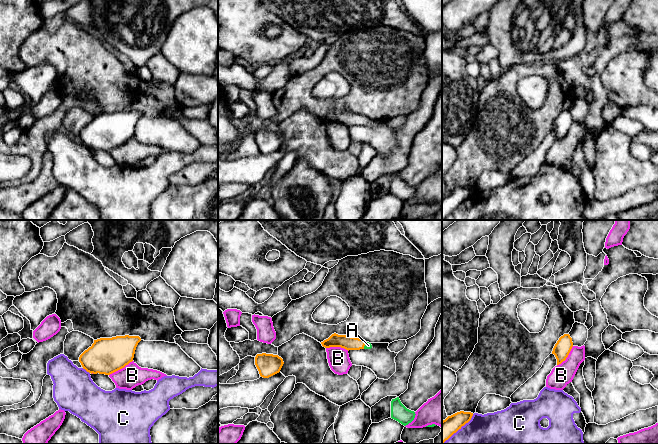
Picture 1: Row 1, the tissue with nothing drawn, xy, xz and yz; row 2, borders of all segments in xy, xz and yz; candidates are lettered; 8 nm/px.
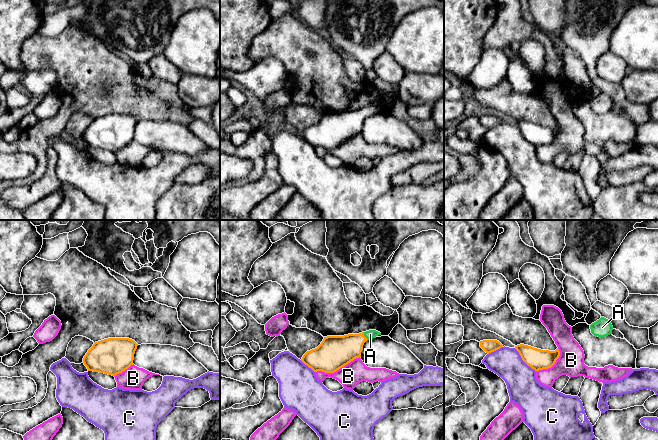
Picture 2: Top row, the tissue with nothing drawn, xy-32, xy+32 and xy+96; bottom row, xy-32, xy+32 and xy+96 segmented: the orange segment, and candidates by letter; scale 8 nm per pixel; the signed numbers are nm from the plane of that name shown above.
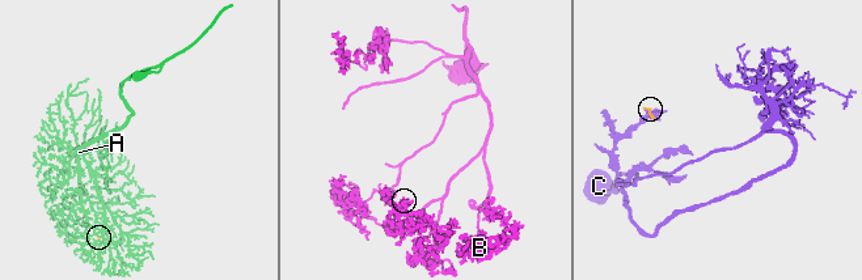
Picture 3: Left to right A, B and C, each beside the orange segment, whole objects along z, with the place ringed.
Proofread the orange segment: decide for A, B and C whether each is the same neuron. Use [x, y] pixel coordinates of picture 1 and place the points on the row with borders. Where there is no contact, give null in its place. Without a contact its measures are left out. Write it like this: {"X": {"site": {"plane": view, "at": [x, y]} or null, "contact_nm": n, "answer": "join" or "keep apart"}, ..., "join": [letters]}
{"A": {"site": {"plane": "xz", "at": [364, 345]}, "contact_nm": 70, "answer": "join"}, "B": {"site": {"plane": "xy", "at": [120, 368]}, "contact_nm": 220, "answer": "keep apart"}, "C": {"site": {"plane": "yz", "at": [458, 429]}, "contact_nm": 340, "answer": "keep apart"}, "join": ["A"]}

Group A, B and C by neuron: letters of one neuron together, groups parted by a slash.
A / B / C

